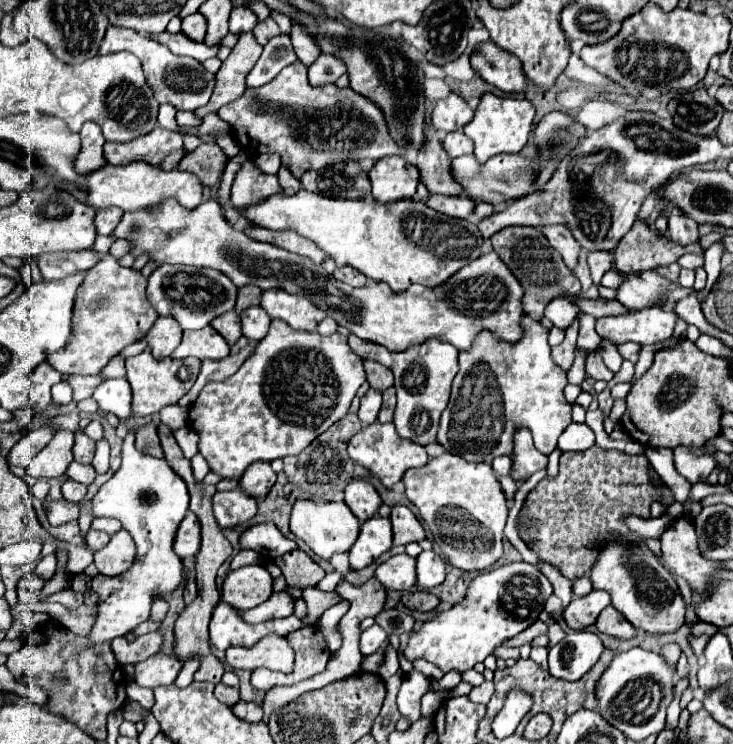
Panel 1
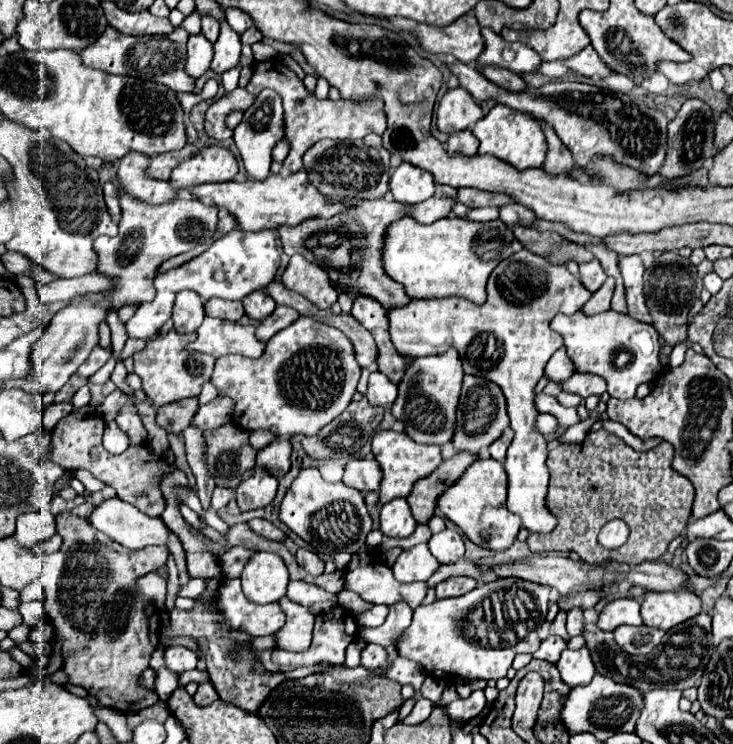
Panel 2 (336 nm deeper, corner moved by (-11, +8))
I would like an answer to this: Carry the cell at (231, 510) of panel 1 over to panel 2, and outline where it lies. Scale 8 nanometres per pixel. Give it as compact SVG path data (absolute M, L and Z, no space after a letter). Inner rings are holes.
M257 466L253 476L239 484L239 488L237 488L237 504L239 504L241 512L263 508L275 498L275 492L277 492L275 476L267 474L263 468Z

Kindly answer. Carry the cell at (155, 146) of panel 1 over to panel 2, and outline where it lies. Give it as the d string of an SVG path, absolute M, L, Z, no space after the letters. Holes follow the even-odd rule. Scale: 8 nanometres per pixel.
M131 152L121 160L117 170L117 186L135 200L145 200L147 204L167 204L177 198L177 192L171 190L169 182L151 180L147 176L149 156Z

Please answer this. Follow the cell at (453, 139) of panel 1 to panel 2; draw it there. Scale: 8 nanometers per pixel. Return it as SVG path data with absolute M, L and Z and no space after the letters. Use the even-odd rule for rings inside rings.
M461 130L449 136L447 140L447 150L451 150L451 154L463 154L463 156L475 156L479 148L479 140L475 140L471 130Z

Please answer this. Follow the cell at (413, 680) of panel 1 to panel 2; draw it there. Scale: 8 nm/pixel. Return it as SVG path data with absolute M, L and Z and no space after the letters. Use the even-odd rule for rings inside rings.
M419 698L419 700L415 702L415 706L413 706L411 714L409 714L403 722L405 722L405 724L411 724L411 726L421 724L423 720L427 720L427 718L429 718L431 710L433 710L433 702L429 702L429 700L425 700L425 698Z

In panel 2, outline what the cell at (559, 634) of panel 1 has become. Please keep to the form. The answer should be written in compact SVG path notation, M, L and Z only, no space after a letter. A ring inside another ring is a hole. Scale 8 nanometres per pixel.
M560 610L557 614L557 618L553 620L553 624L550 626L550 634L561 636L563 640L569 640L569 634L567 634L566 629L566 612Z

